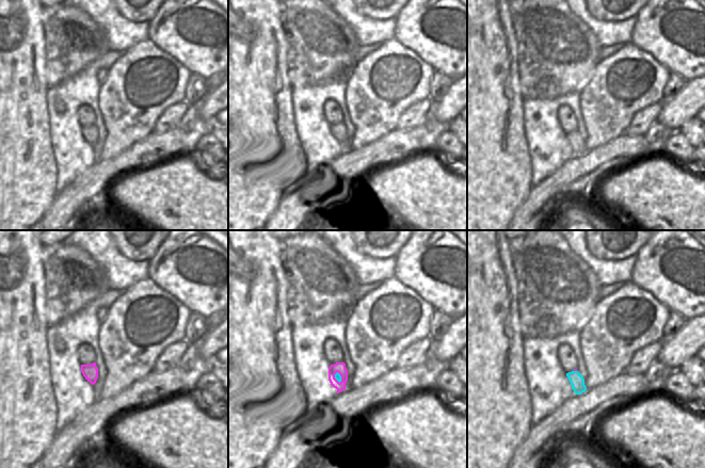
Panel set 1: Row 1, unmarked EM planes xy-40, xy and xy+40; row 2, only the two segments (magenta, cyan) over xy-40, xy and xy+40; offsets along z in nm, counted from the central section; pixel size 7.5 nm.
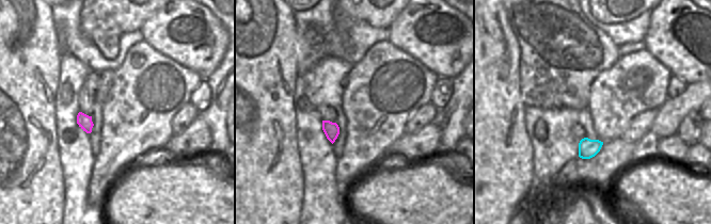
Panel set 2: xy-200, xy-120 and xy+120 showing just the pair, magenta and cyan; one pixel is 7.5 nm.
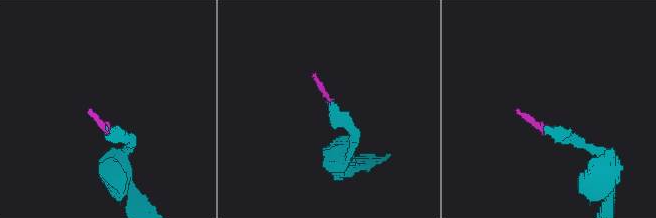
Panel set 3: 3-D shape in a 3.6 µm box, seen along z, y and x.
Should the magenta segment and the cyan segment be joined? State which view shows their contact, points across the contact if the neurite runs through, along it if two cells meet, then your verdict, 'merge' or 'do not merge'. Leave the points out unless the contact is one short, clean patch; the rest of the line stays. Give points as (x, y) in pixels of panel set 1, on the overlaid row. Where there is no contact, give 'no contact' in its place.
meets magenta in xy; runs through xy (338, 367), (338, 373), (341, 377), (337, 375); merge

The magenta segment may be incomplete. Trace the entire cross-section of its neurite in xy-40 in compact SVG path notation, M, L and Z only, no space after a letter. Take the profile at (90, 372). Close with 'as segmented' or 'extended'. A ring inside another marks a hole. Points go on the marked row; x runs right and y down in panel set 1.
M96 362L91 365L81 365L81 372L85 380L94 385L98 378L98 368Z; as segmented

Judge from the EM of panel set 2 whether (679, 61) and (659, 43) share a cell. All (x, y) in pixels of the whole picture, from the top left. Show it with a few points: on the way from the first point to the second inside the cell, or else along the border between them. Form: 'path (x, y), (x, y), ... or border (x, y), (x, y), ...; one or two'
path (674, 56), (664, 46); one

